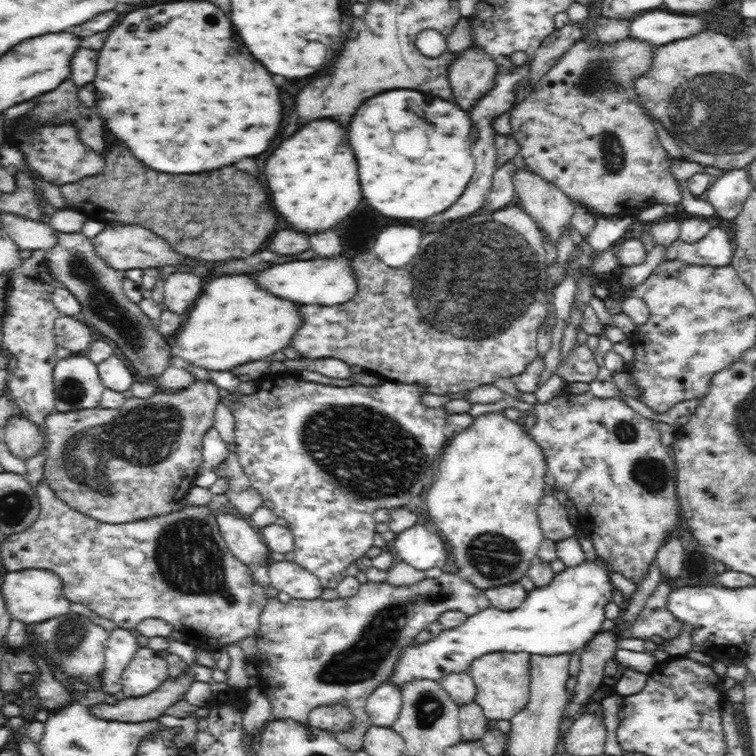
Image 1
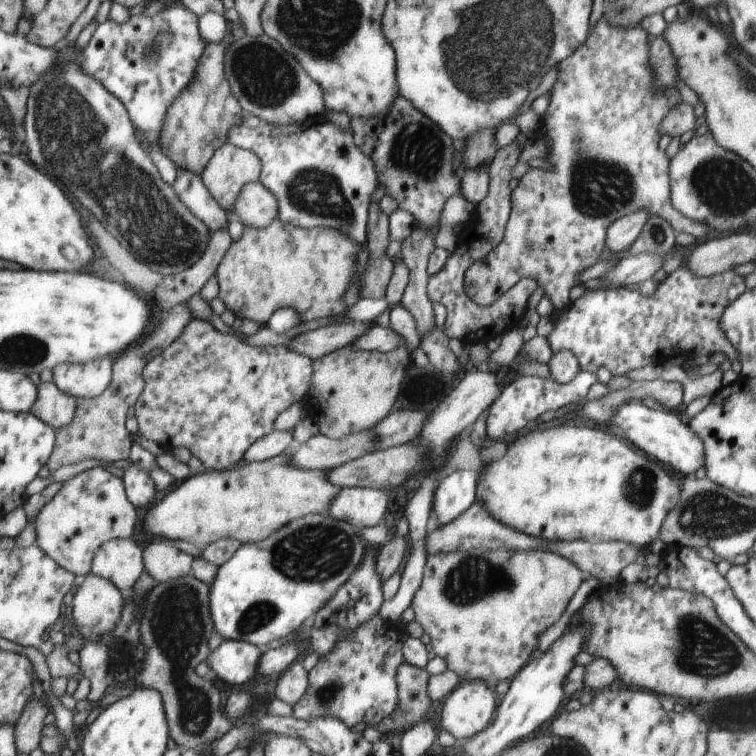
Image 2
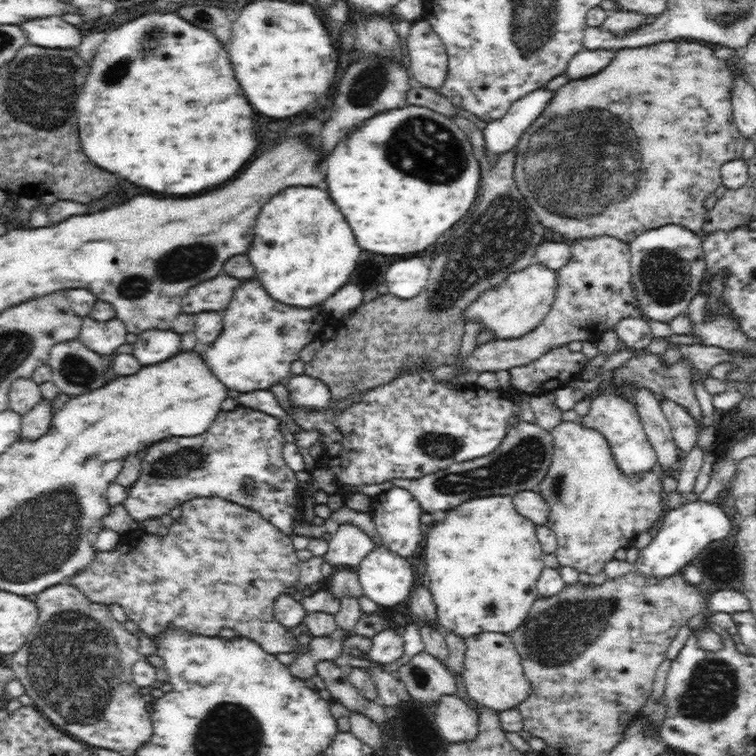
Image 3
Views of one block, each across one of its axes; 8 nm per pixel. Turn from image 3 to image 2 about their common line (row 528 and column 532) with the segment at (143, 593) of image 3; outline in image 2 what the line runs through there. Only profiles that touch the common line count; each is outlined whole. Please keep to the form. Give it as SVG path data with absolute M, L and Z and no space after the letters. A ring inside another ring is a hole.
M601 17L594 26L592 32L589 33L587 41L579 46L570 56L567 56L558 65L558 74L556 82L552 86L550 92L550 103L541 119L541 131L538 135L549 141L546 160L553 166L552 170L544 169L530 169L526 174L520 178L518 185L513 190L511 195L511 211L507 225L505 226L505 233L500 244L490 251L481 261L472 263L472 266L465 274L465 290L464 292L476 304L489 305L496 302L506 291L509 291L512 286L519 282L521 278L535 279L537 286L544 290L544 295L550 299L555 310L563 309L570 303L568 294L572 287L578 282L577 277L590 266L594 266L596 262L602 259L605 248L605 236L608 227L613 224L615 220L632 214L636 211L646 211L649 215L656 215L663 218L675 232L686 232L692 234L695 238L706 234L708 231L707 225L690 220L683 214L680 214L672 204L671 190L669 183L669 161L668 155L665 151L660 150L658 142L660 142L661 132L659 131L661 122L666 118L666 115L681 102L680 91L676 84L671 86L671 89L657 89L655 85L655 70L649 63L649 44L650 35L644 30L644 27L636 25L633 27L621 27L618 25L611 25L606 17Z

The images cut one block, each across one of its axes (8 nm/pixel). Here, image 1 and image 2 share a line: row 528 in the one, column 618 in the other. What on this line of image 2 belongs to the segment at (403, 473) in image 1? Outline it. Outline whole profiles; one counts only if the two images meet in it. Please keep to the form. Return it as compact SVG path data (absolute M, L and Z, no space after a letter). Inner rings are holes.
M682 266L658 283L656 291L650 296L643 296L637 288L628 287L586 291L568 306L555 312L553 330L546 337L553 354L561 350L572 351L578 359L580 370L591 373L605 366L613 376L626 375L635 368L670 361L676 354L686 354L691 358L696 354L710 357L714 352L724 352L726 360L731 363L738 358L739 352L721 329L721 314L746 290L744 278L733 271L700 277Z

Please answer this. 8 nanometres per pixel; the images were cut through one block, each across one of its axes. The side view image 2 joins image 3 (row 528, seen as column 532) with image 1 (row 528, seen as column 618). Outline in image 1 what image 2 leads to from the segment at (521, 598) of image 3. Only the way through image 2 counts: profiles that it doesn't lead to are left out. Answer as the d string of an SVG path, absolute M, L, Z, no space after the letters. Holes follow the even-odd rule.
M507 411L488 412L480 414L473 418L472 425L457 429L451 432L451 437L443 450L442 458L438 465L438 474L435 474L433 483L423 495L423 501L426 504L426 512L430 516L430 520L434 522L440 536L444 538L445 544L448 546L450 557L453 558L454 564L458 569L457 576L472 582L478 589L498 588L498 586L506 586L506 584L518 583L524 576L527 576L530 566L535 562L536 553L540 542L544 540L543 530L539 525L537 508L540 499L546 494L546 486L544 484L544 476L546 476L547 464L544 458L544 451L540 445L534 441L532 435L528 431L522 429L519 420L514 421L506 417Z

